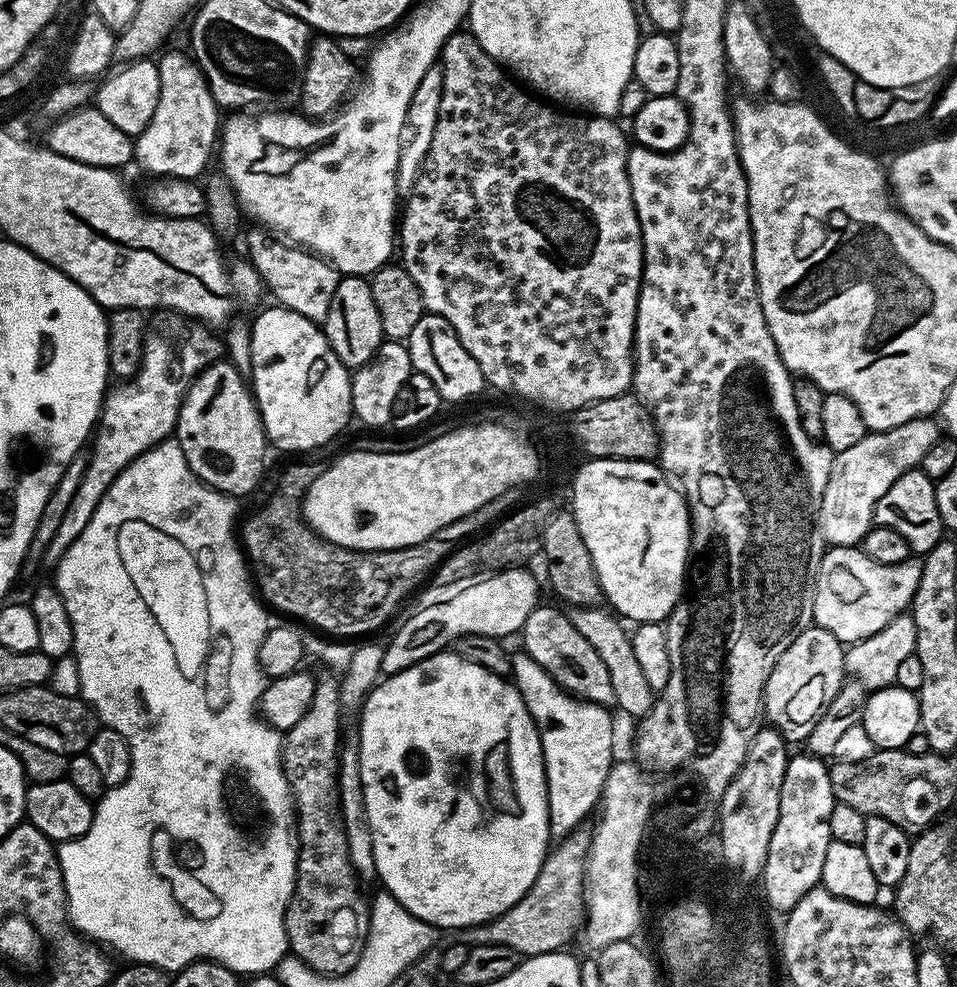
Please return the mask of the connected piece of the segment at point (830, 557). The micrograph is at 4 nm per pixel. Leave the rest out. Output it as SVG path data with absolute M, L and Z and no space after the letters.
M829 547L816 571L816 589L814 590L814 610L812 618L817 628L825 628L834 638L838 638L841 644L847 646L857 644L860 640L870 638L870 634L878 634L895 616L909 611L914 590L918 590L918 578L920 566L915 559L903 560L900 564L883 564L874 562L864 552L863 547L850 548Z

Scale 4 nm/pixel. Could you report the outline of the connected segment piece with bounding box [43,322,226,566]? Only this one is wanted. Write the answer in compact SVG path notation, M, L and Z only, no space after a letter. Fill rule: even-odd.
M199 322L180 323L184 324L176 328L176 336L180 339L176 344L176 356L166 341L149 339L144 346L144 362L136 375L117 383L120 384L117 388L112 386L107 389L100 406L98 427L90 440L92 452L87 453L86 474L82 474L82 482L70 502L70 510L66 510L66 518L62 518L58 526L58 534L50 538L50 546L44 552L45 565L59 564L78 534L86 530L86 522L90 522L94 510L102 502L106 490L110 490L114 478L118 478L118 474L122 474L122 470L126 470L126 466L130 466L130 462L137 460L143 452L149 452L155 444L161 444L175 433L188 385L204 369L217 363L225 355L221 337L213 334L205 325ZM175 360L180 368L172 368Z

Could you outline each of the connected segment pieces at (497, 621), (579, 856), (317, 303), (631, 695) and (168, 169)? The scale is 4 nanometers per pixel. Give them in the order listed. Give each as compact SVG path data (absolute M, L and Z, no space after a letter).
M524 566L506 568L468 584L466 590L441 605L415 609L413 615L397 630L383 647L383 675L392 675L424 661L436 652L447 649L458 637L484 634L499 640L523 629L526 618L541 603L540 584L536 576Z
M586 828L576 829L557 844L560 845L555 845L545 856L538 878L519 902L486 924L459 929L459 943L469 946L510 946L517 955L527 958L561 951L575 934L577 937L586 919L584 876L589 848L592 845L592 832Z
M252 226L248 232L248 256L252 268L260 276L267 295L273 296L281 308L294 310L302 318L323 325L326 314L330 314L330 301L334 299L334 290L338 290L341 273L323 256L317 256L306 248L291 243L268 244L269 233L263 227Z
M576 606L568 612L568 617L570 622L574 622L574 630L578 630L578 634L582 634L582 638L586 638L590 646L594 646L598 658L602 658L606 671L610 673L610 683L614 686L614 698L616 699L615 707L621 708L628 716L642 718L652 709L654 703L652 687L646 674L642 674L642 666L638 666L638 657L634 654L629 629L627 627L624 629L625 625L611 611L608 613L603 608L605 607L581 608Z
M168 52L159 57L158 63L158 107L154 110L154 118L150 118L150 126L135 137L134 160L152 178L195 181L205 175L204 167L211 156L213 159L222 128L222 112L208 88L204 72L191 55Z

